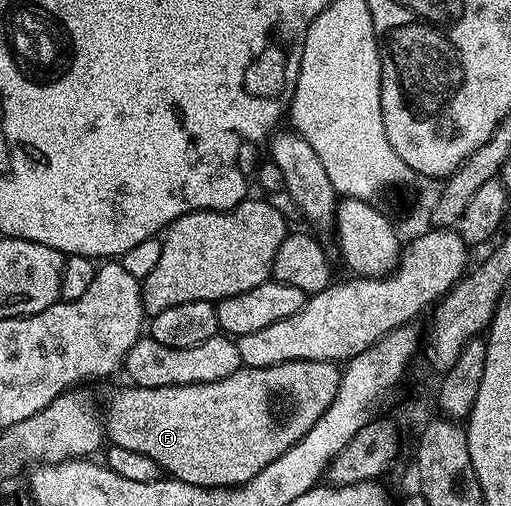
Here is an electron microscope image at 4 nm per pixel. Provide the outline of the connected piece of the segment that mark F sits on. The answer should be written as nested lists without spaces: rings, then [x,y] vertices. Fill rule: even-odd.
[[[291,361],[270,367],[242,366],[231,377],[210,383],[174,387],[121,387],[103,409],[103,431],[114,447],[135,449],[151,457],[166,476],[196,487],[236,487],[255,477],[275,457],[283,457],[327,413],[341,384],[342,368],[336,362]]]

